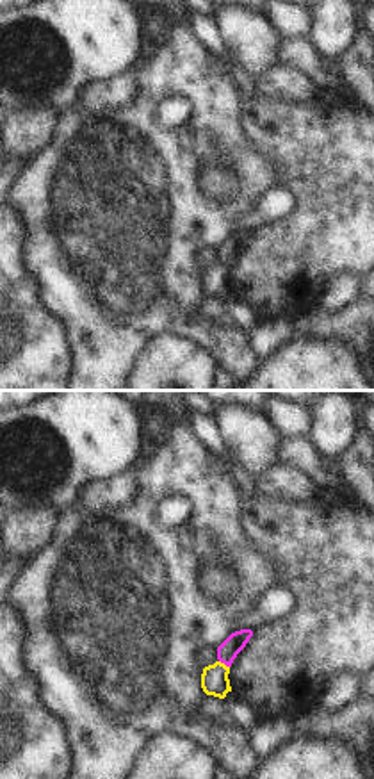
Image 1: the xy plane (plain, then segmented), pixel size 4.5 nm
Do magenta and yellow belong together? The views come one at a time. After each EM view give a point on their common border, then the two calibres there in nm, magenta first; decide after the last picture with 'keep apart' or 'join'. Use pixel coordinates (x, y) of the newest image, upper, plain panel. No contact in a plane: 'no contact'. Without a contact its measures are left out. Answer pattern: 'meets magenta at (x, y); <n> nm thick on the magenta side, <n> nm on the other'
meets magenta at (225, 264); 90 nm thick on the magenta side, 130 nm on the other

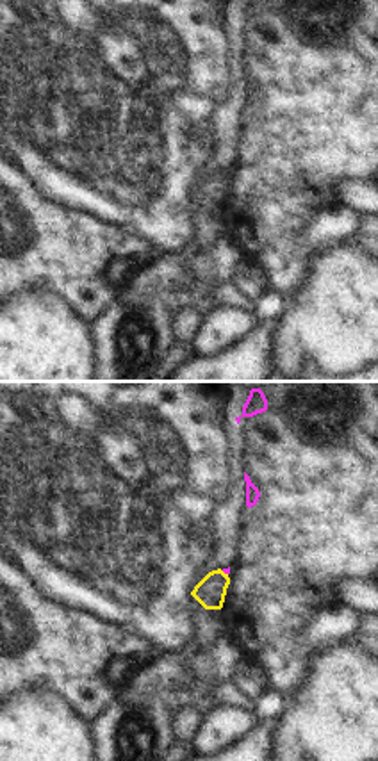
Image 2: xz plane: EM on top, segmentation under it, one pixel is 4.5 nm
meets magenta at (225, 173); 30 nm thick on the magenta side, 140 nm on the other

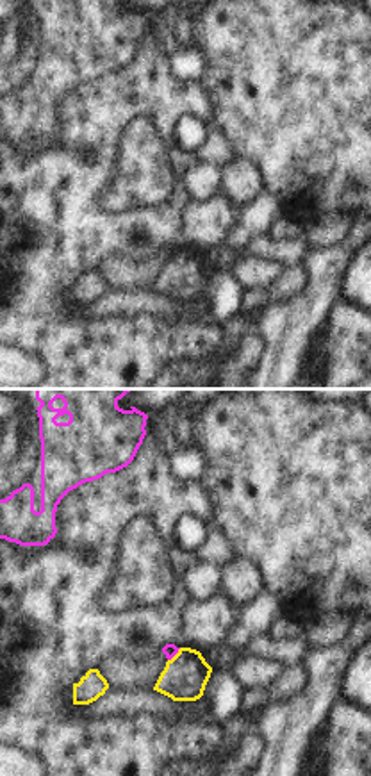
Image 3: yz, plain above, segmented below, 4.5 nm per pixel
meets magenta at (173, 255); 60 nm thick on the magenta side, 200 nm on the other

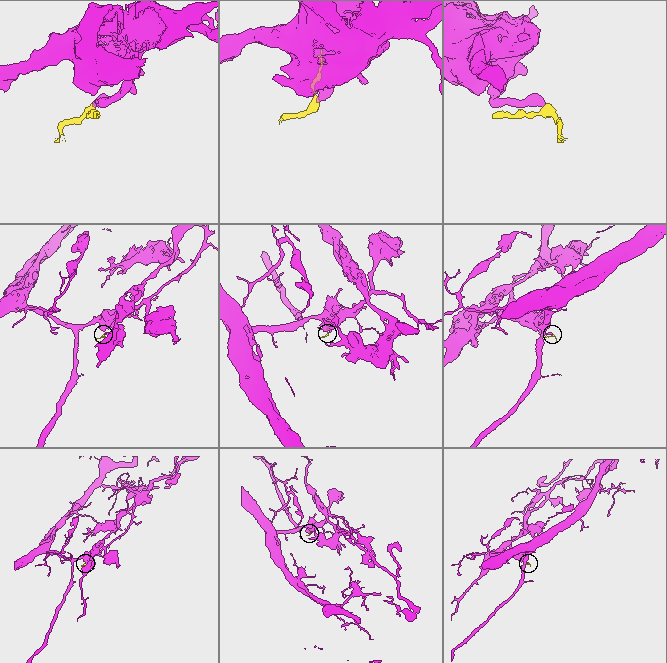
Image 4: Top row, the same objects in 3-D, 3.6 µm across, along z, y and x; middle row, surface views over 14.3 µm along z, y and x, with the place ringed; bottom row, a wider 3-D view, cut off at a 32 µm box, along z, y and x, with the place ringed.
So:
keep apart

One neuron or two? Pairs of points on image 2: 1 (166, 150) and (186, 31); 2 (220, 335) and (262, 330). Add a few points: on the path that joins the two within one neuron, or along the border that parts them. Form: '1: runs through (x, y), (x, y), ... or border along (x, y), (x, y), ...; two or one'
1: runs through (166, 120), (166, 61); one
2: border along (259, 321), (243, 337), (213, 355); two

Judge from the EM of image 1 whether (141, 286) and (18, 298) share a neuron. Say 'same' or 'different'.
different

